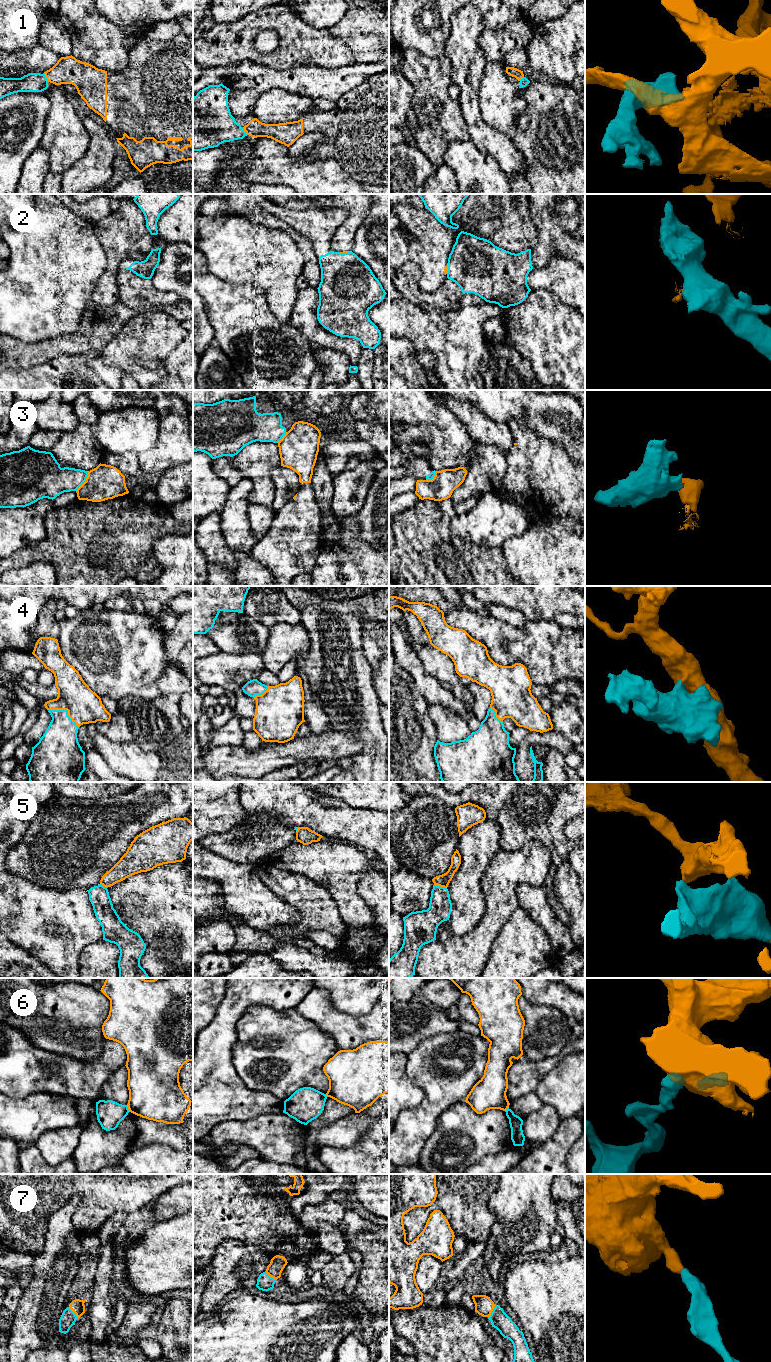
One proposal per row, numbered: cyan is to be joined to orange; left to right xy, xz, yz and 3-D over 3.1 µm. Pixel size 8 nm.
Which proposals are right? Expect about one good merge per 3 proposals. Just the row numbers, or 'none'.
1, 4, 7

